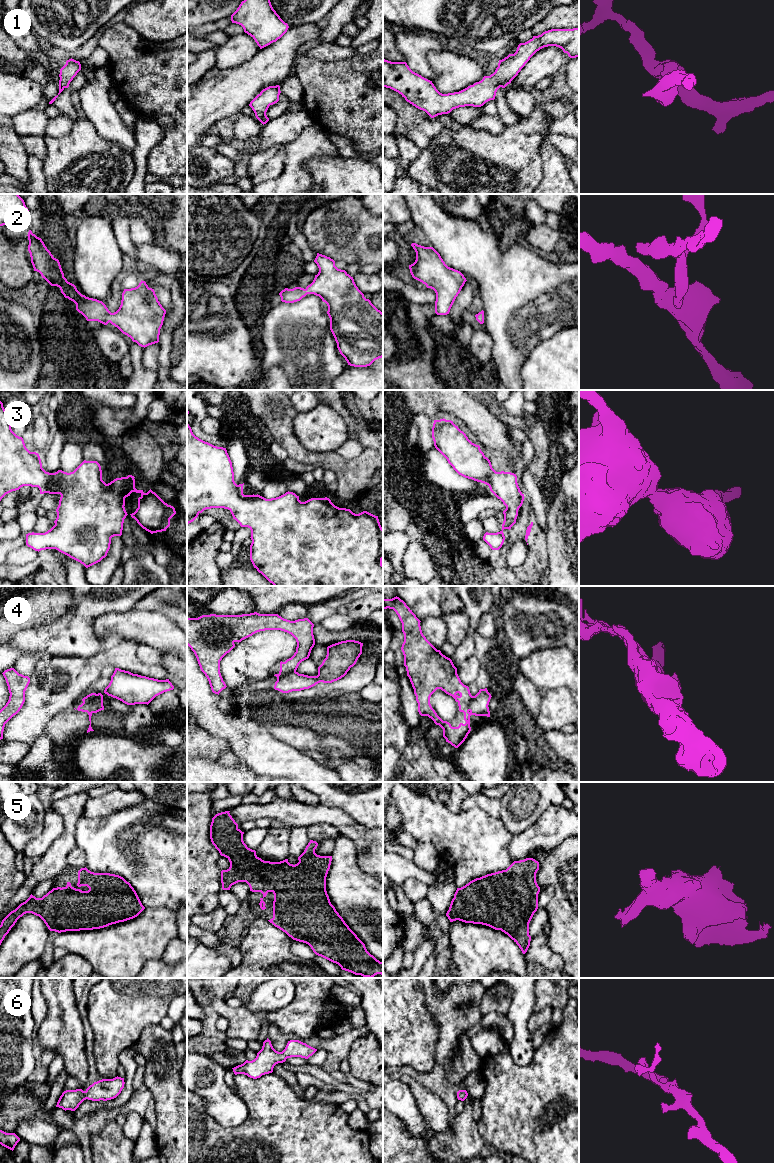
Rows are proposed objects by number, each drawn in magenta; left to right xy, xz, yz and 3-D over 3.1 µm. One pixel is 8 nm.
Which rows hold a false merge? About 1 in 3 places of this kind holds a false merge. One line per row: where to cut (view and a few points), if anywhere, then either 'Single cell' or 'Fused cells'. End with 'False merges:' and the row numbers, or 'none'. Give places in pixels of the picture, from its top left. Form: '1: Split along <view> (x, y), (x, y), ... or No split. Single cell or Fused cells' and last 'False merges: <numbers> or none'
1: No split. Single cell
2: No split. Single cell
3: No split. Single cell
4: Split along xz (295, 671), (279, 674). Fused cells
5: No split. Single cell
6: No split. Single cell
False merges: 4

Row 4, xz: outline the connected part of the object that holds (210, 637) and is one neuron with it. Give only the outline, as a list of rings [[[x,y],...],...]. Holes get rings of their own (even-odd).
[[[257,612],[242,615],[210,614],[198,618],[187,617],[187,645],[194,652],[201,671],[209,681],[212,692],[219,695],[227,687],[220,673],[220,661],[235,647],[235,642],[239,643],[253,634],[265,630],[281,630],[291,634],[296,639],[297,647],[291,658],[280,662],[279,674],[283,675],[296,672],[299,664],[309,658],[315,645],[313,627],[314,624],[308,618],[290,621],[278,614],[259,614]]]

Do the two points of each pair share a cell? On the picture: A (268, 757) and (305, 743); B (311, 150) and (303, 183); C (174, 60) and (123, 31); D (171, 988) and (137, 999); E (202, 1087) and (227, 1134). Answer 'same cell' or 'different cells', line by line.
A: different cells
B: same cell
C: same cell
D: same cell
E: different cells

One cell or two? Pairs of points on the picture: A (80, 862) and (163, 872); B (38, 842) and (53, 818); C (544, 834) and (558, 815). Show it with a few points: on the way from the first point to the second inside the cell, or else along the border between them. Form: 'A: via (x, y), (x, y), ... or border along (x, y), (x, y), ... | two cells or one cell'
A: border along (76, 846), (83, 851), (86, 866) | two cells
B: via (44, 836), (53, 827), (53, 824) | one cell
C: via (549, 829), (557, 820) | one cell

